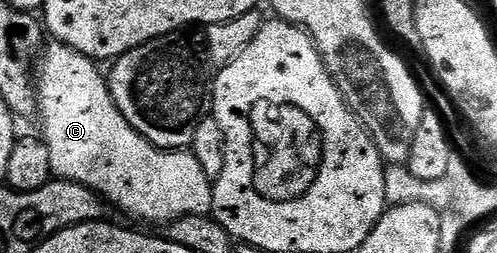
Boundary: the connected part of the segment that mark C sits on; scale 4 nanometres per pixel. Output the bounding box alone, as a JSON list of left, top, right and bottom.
[36,42,214,226]

